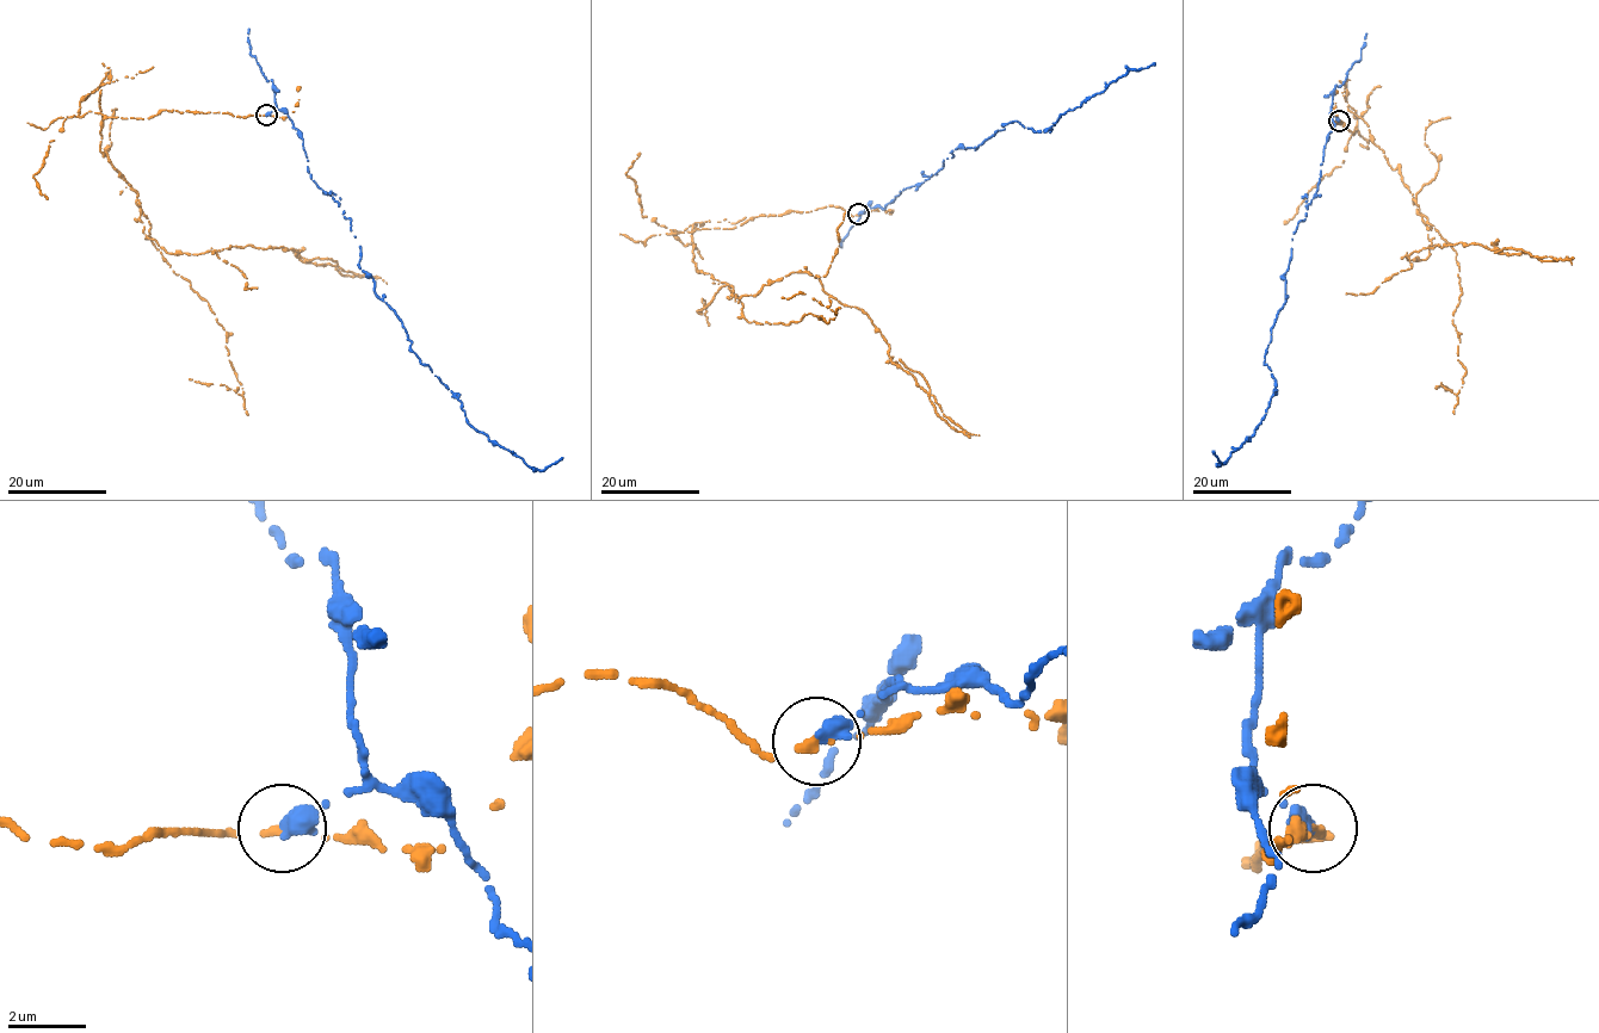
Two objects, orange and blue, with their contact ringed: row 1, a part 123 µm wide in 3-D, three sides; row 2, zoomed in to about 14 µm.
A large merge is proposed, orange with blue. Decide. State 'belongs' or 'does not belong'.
does not belong

